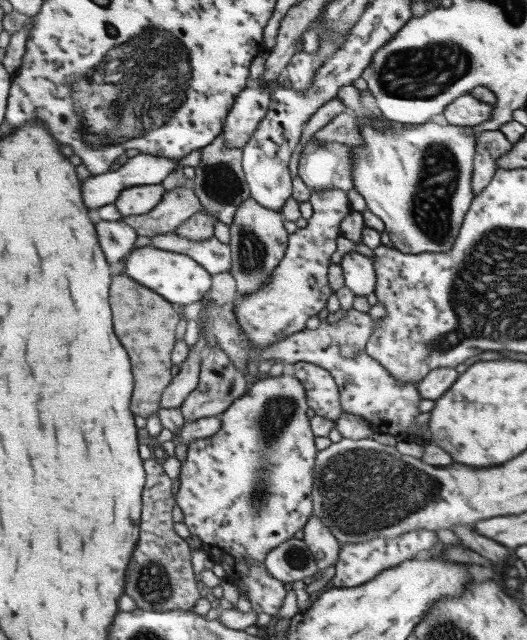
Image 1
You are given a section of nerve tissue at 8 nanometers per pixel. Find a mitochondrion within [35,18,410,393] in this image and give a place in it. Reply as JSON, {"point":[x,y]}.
{"point":[145,86]}

